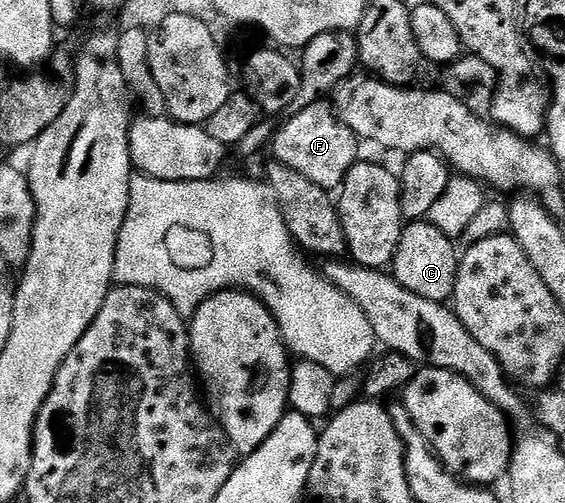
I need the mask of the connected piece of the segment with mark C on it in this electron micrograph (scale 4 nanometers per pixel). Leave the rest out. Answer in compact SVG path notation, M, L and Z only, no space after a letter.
M427 219L405 223L398 250L390 265L391 275L402 286L406 286L410 294L418 294L418 298L426 298L439 304L451 301L458 267L458 248L456 252L452 244L455 244L453 237L442 234L442 230L428 223Z

